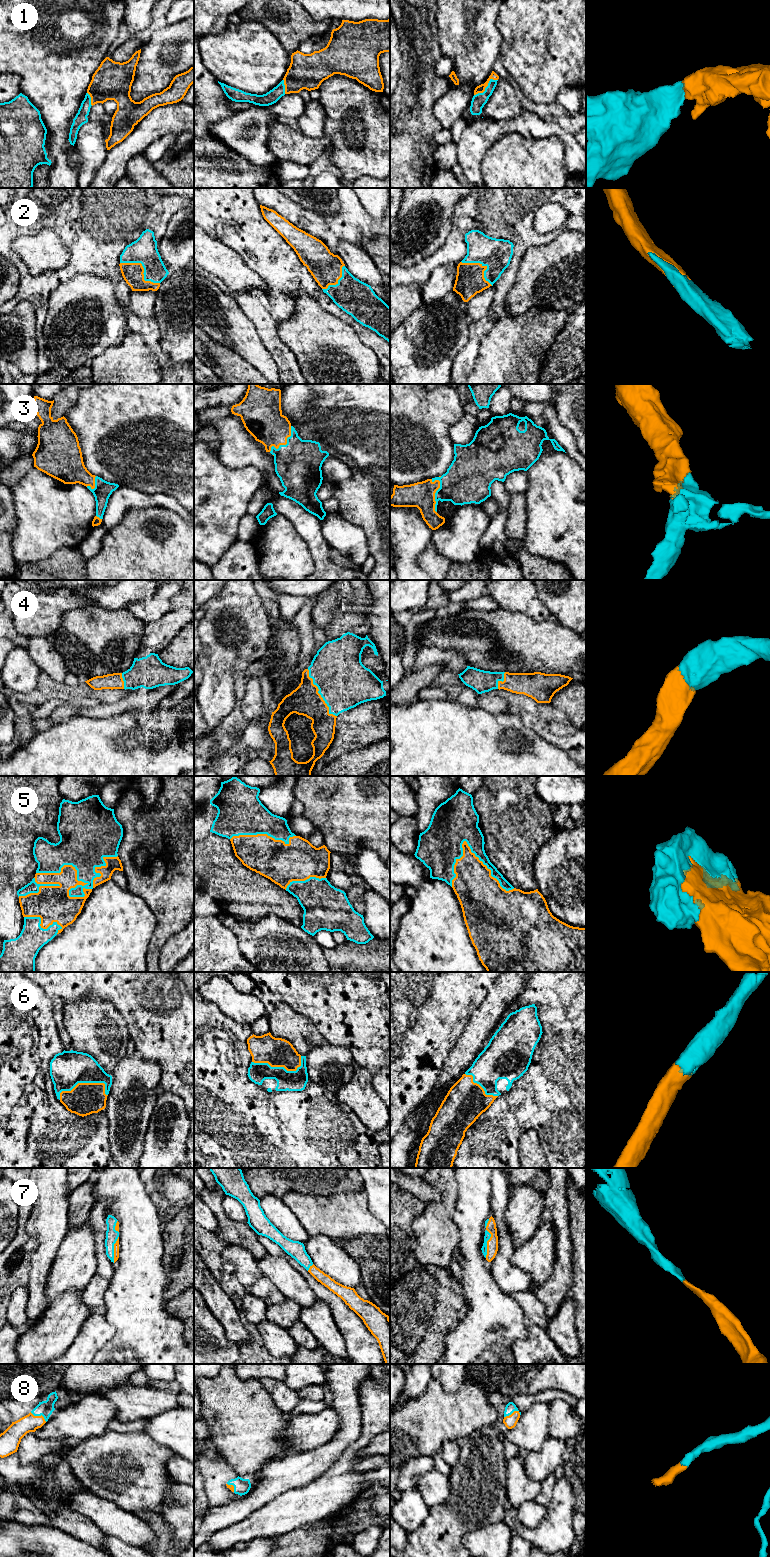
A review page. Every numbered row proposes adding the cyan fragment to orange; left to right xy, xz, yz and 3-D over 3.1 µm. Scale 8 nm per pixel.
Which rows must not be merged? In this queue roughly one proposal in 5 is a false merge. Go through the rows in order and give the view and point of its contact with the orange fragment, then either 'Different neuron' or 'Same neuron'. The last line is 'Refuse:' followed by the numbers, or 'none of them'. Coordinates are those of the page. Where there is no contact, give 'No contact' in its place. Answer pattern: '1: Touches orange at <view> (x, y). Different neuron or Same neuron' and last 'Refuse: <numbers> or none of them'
1: Touches orange at yz (486, 86). Same neuron
2: Touches orange at xy (143, 269). Same neuron
3: Touches orange at yz (435, 492). Same neuron
4: Touches orange at xz (319, 694). Same neuron
5: Touches orange at xy (83, 885). Same neuron
6: Touches orange at xy (79, 1083). Same neuron
7: Touches orange at yz (487, 1243). Same neuron
8: Touches orange at xy (39, 1416). Same neuron
Refuse: none of them

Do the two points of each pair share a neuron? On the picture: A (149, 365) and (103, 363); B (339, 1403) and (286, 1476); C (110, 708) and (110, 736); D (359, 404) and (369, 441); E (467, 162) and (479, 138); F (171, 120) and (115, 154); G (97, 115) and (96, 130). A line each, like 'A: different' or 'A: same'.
A: same
B: same
C: different
D: same
E: same
F: same
G: different

